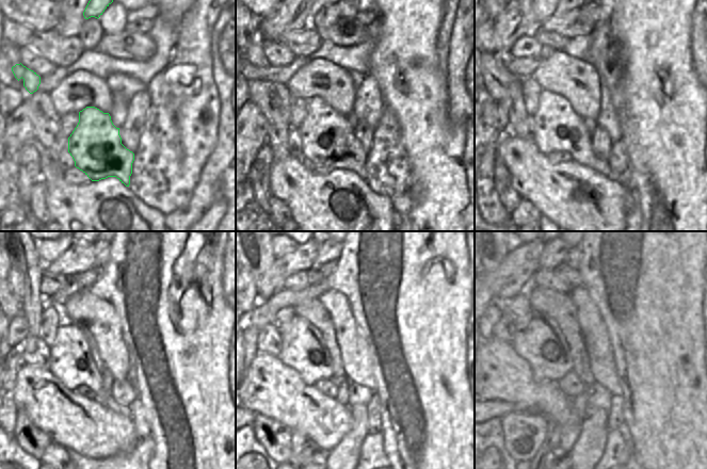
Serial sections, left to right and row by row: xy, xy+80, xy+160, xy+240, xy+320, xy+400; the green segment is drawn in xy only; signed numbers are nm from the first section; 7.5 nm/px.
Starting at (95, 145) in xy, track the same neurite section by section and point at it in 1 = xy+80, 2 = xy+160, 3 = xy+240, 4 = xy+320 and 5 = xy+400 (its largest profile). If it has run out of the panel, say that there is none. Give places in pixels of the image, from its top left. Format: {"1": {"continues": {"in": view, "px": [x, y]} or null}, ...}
{"1": {"continues": {"in": "xy+80", "px": [326, 136]}}, "2": {"continues": {"in": "xy+160", "px": [556, 127]}}, "3": {"continues": {"in": "xy+240", "px": [69, 359]}}, "4": {"continues": {"in": "xy+320", "px": [303, 349]}}, "5": {"continues": {"in": "xy+400", "px": [536, 339]}}}

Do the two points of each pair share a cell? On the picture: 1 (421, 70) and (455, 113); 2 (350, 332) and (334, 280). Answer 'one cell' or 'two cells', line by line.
1: two cells
2: two cells

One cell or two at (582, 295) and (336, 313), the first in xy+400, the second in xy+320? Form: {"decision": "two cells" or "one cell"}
{"decision": "one cell"}

